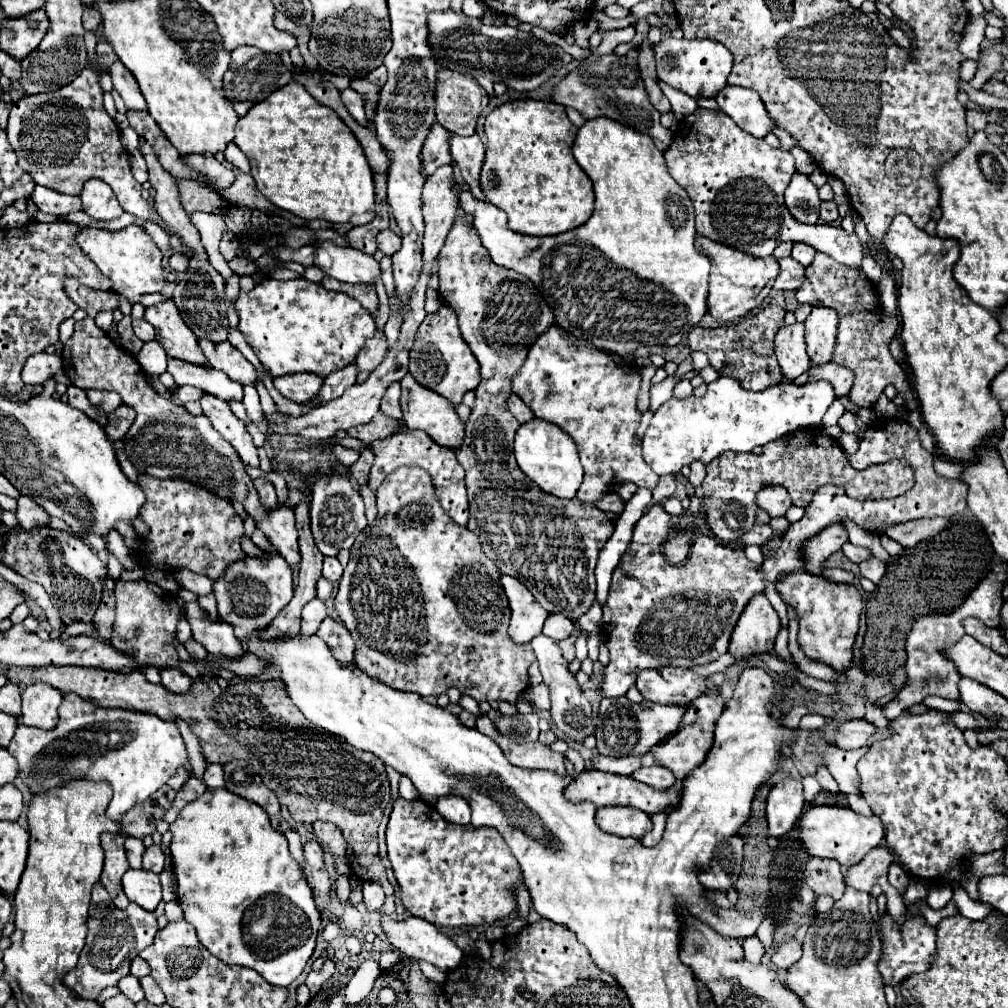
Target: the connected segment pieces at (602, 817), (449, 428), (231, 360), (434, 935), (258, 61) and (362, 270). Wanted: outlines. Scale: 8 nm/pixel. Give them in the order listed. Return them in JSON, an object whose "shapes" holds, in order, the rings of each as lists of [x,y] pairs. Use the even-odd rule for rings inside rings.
{"shapes":[[[[600,807],[596,811],[596,823],[606,833],[636,839],[652,829],[650,817],[634,807]]],[[[410,373],[404,375],[400,385],[402,385],[400,407],[402,407],[402,415],[404,415],[406,427],[408,429],[422,429],[422,431],[426,431],[440,445],[460,447],[460,441],[464,437],[464,425],[458,419],[458,415],[454,411],[454,405],[450,401],[446,401],[444,397],[440,397],[438,393],[432,393],[430,389],[424,389],[420,383],[416,383],[416,379]]],[[[200,341],[200,347],[208,359],[208,363],[224,373],[228,373],[230,379],[242,383],[242,385],[256,385],[256,367],[244,359],[244,355],[230,345],[230,341],[212,343],[212,341]]],[[[382,917],[382,929],[388,941],[398,947],[404,955],[414,959],[424,959],[444,973],[456,969],[462,961],[462,949],[444,933],[440,933],[432,923],[408,917],[404,921],[394,921]]],[[[242,45],[238,49],[232,51],[232,61],[230,61],[230,67],[228,71],[224,73],[224,79],[222,79],[222,89],[224,89],[224,97],[232,101],[234,105],[234,111],[242,117],[248,113],[248,109],[258,103],[258,101],[264,101],[270,93],[274,93],[276,89],[284,87],[286,83],[292,81],[292,73],[284,67],[284,63],[280,61],[278,55],[268,55],[256,47],[250,47],[250,45]]],[[[318,241],[318,249],[314,255],[316,267],[344,283],[374,285],[376,279],[382,277],[380,263],[372,255],[352,247],[338,247],[330,241]]]]}

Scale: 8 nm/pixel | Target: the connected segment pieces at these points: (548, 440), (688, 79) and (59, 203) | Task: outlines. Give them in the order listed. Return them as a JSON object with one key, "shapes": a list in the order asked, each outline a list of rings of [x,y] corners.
{"shapes":[[[[532,419],[528,423],[522,423],[516,431],[514,441],[514,455],[518,461],[518,467],[546,493],[552,493],[562,499],[572,499],[576,495],[576,489],[582,481],[582,465],[576,441],[558,425],[548,423],[544,419]]],[[[664,39],[658,45],[654,45],[654,53],[656,53],[656,67],[658,67],[658,79],[666,81],[668,85],[672,85],[674,89],[680,89],[692,97],[714,97],[724,85],[726,79],[732,71],[732,63],[734,57],[728,51],[728,47],[724,47],[720,41],[712,41],[712,39]]],[[[36,185],[32,193],[32,201],[38,205],[42,213],[52,213],[52,215],[68,215],[72,211],[80,211],[82,203],[80,197],[64,195],[64,193],[54,193],[48,187]]]]}

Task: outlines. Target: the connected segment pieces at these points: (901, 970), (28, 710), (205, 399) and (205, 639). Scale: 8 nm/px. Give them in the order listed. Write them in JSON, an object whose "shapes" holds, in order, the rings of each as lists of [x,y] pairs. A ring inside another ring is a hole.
{"shapes":[[[[884,915],[880,919],[880,929],[882,929],[882,935],[884,935],[884,943],[882,943],[882,957],[880,957],[878,969],[880,969],[886,985],[896,985],[898,981],[914,975],[914,973],[926,971],[926,967],[930,965],[932,955],[936,951],[936,947],[934,947],[934,939],[936,939],[934,927],[930,927],[918,915],[916,917],[910,915],[902,925],[896,925],[890,915]]],[[[34,683],[22,691],[22,723],[38,729],[54,729],[62,693],[50,685]]],[[[202,395],[198,403],[204,409],[204,415],[210,419],[214,429],[238,451],[242,461],[250,467],[258,467],[258,453],[252,443],[252,435],[246,431],[246,425],[232,413],[226,401],[220,401],[212,395]]],[[[190,601],[184,607],[186,607],[186,615],[190,621],[194,639],[202,643],[208,653],[220,655],[222,659],[230,659],[230,661],[240,659],[244,655],[244,649],[236,639],[234,627],[230,623],[218,621],[212,625],[196,601]]]]}

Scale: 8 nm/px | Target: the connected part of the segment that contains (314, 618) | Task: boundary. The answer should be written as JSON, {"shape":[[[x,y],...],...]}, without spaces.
{"shape":[[[314,597],[312,601],[308,601],[302,609],[302,629],[300,635],[312,635],[318,631],[320,621],[326,617],[326,605],[322,599]]]}

